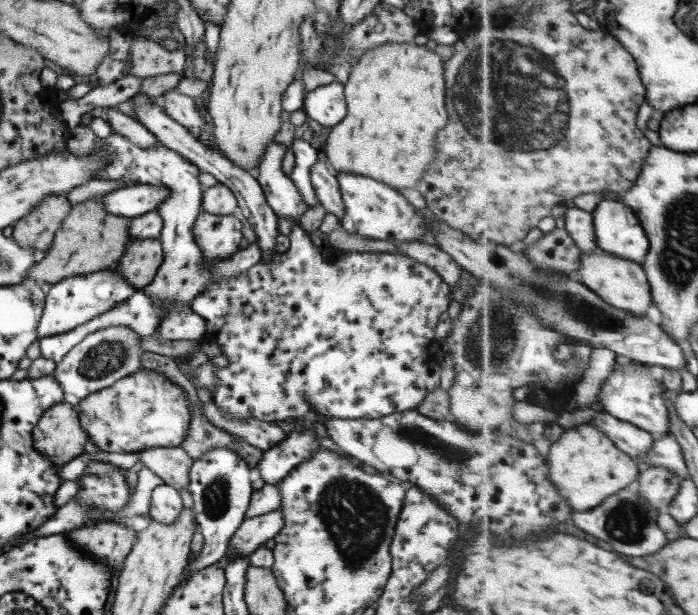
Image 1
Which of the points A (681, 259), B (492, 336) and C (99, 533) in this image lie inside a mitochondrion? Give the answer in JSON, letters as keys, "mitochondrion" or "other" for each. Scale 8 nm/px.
{"A":"mitochondrion","B":"mitochondrion","C":"mitochondrion"}

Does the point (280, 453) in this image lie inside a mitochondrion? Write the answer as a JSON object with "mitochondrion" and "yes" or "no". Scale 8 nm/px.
{"mitochondrion":"no"}

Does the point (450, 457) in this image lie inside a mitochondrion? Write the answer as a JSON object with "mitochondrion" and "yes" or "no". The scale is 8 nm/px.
{"mitochondrion":"yes"}

